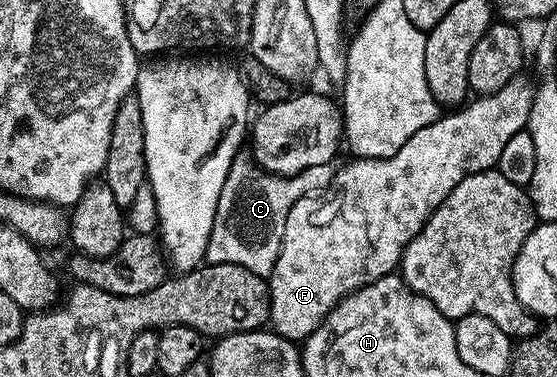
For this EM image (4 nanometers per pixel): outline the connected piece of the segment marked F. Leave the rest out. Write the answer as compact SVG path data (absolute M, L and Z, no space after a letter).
M525 75L515 76L507 87L499 87L497 93L474 96L456 111L446 112L449 113L446 117L445 114L438 116L427 127L415 131L415 135L411 135L411 139L407 139L393 157L350 160L350 165L343 166L334 175L333 181L331 177L324 192L299 199L287 215L281 250L273 270L267 274L268 324L272 332L294 343L304 342L321 326L321 321L345 294L362 289L375 279L390 276L400 266L409 241L415 239L415 235L419 235L421 228L429 222L433 210L445 202L447 195L459 187L464 177L494 168L511 135L522 132L528 126L534 88L534 82L529 82Z

